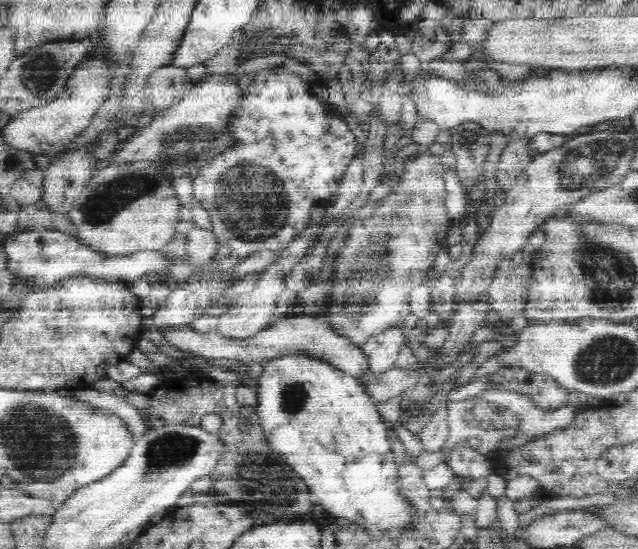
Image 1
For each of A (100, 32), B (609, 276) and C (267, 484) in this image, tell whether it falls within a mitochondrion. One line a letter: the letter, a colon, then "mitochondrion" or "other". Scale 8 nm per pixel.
A: other
B: mitochondrion
C: mitochondrion

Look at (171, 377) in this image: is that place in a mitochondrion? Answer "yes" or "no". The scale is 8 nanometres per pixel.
no

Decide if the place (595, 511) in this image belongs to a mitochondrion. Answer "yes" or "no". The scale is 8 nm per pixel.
no

